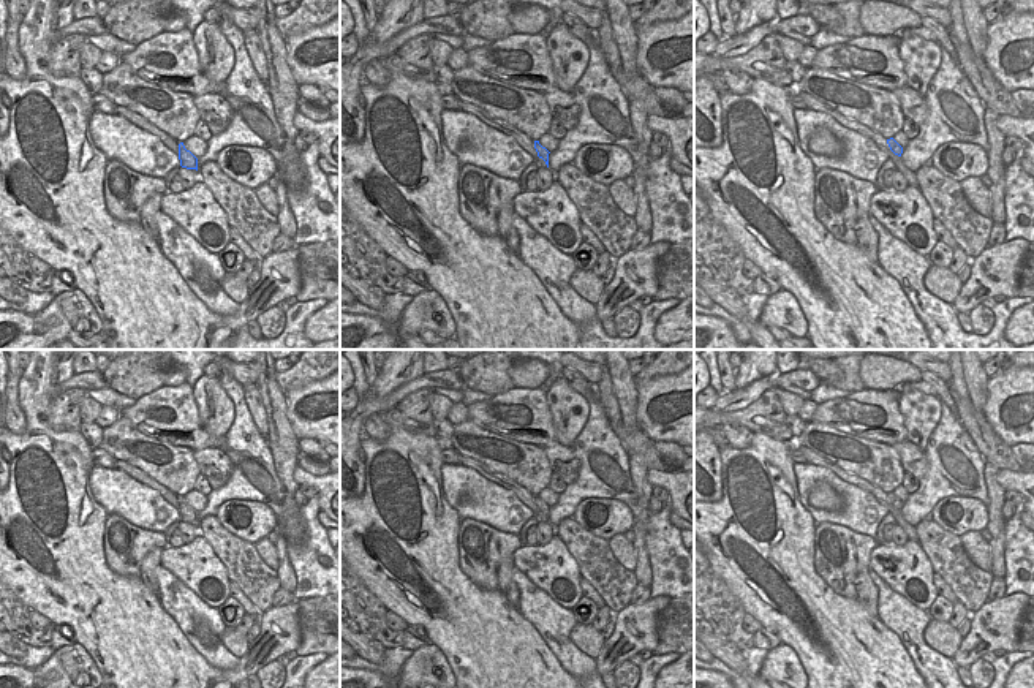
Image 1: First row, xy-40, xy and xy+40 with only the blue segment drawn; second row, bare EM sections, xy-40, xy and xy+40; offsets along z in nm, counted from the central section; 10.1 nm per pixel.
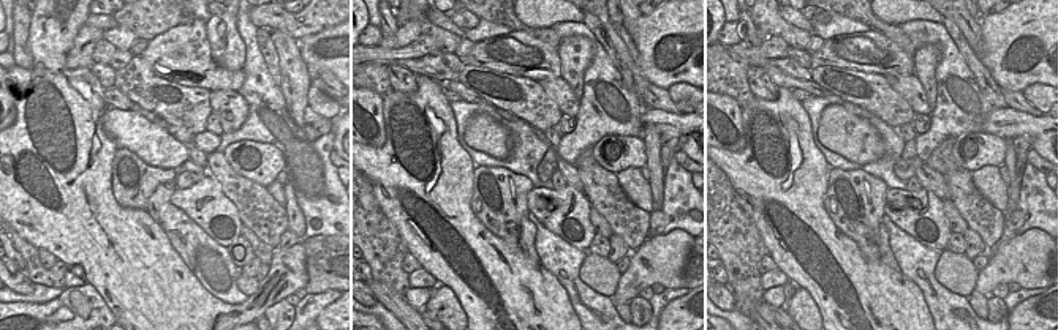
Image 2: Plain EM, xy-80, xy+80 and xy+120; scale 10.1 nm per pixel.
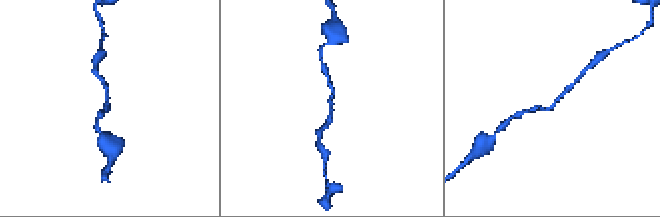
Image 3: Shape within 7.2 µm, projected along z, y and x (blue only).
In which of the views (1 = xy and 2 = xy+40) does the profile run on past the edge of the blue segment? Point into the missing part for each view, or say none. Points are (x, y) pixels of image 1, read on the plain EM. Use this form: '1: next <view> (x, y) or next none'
1: next none
2: next none

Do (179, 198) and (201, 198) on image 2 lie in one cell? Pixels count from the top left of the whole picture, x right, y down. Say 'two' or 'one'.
one

